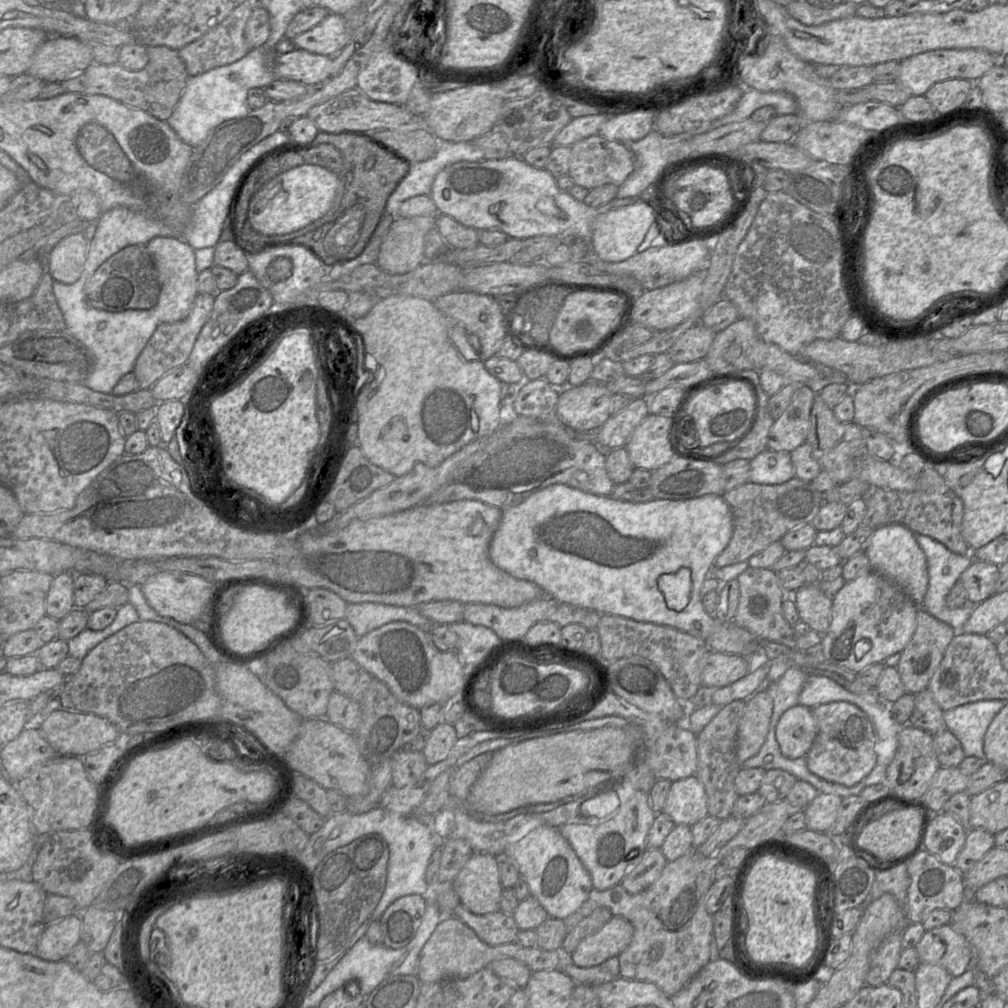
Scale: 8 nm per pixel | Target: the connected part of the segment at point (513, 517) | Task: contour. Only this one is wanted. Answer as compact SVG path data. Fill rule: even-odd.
M554 484L533 493L519 505L501 511L501 520L489 547L490 559L494 565L511 576L537 585L543 596L564 604L593 610L600 615L611 614L637 622L669 626L703 641L713 633L718 624L719 620L706 613L703 608L700 590L705 579L712 575L716 557L726 548L733 534L733 515L722 495L704 495L687 500L653 499L649 502L633 503L590 494L563 484Z

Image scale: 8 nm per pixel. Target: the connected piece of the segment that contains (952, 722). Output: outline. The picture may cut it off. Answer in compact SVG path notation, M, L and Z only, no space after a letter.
M981 700L943 712L944 726L957 737L965 757L974 756L985 760L985 733L1005 704L1005 700Z

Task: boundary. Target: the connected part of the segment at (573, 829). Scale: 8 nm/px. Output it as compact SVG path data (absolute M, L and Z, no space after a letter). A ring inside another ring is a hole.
M615 790L602 792L580 804L577 817L568 819L566 824L558 828L589 872L593 888L597 890L620 884L626 872L640 862L646 851L648 832L656 816L650 807L648 793L642 791L636 791L615 814L618 806L619 798Z

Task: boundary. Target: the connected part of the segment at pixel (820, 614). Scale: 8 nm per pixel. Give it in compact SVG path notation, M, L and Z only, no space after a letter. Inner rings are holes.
M805 584L791 596L801 621L821 635L832 621L832 599L827 597L818 584Z

